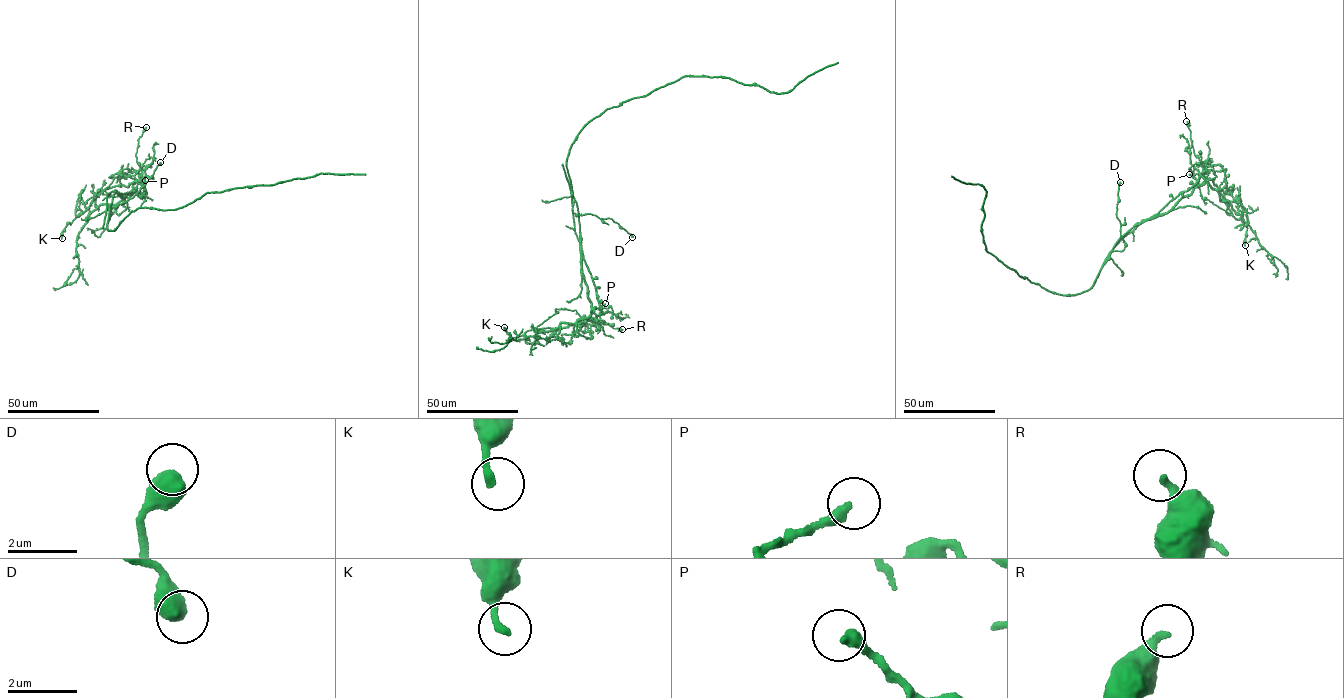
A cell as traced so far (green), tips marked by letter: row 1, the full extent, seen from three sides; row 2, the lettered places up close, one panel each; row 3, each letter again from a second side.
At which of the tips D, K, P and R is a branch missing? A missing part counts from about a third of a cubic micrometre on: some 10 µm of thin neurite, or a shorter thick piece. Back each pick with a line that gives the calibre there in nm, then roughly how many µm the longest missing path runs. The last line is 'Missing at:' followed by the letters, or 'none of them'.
Missing at: none of them

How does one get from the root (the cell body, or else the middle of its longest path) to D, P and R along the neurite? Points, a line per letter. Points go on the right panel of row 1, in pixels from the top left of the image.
D: (1088, 289), (1109, 254), (1122, 251), (1125, 246), (1116, 214), (1120, 182)
P: (1088, 289), (1121, 237), (1135, 225), (1167, 213), (1194, 187), (1204, 184), (1199, 185), (1189, 174)
R: (1088, 289), (1118, 239), (1196, 183), (1203, 169), (1193, 151), (1186, 121)

